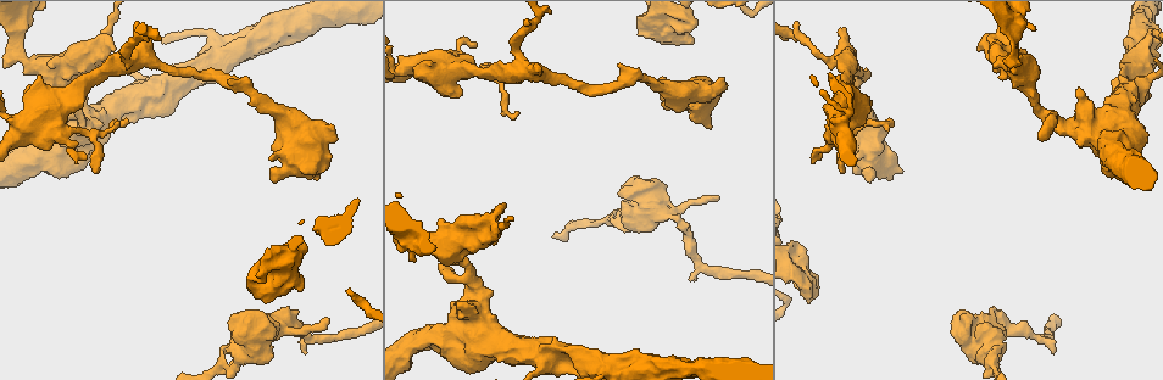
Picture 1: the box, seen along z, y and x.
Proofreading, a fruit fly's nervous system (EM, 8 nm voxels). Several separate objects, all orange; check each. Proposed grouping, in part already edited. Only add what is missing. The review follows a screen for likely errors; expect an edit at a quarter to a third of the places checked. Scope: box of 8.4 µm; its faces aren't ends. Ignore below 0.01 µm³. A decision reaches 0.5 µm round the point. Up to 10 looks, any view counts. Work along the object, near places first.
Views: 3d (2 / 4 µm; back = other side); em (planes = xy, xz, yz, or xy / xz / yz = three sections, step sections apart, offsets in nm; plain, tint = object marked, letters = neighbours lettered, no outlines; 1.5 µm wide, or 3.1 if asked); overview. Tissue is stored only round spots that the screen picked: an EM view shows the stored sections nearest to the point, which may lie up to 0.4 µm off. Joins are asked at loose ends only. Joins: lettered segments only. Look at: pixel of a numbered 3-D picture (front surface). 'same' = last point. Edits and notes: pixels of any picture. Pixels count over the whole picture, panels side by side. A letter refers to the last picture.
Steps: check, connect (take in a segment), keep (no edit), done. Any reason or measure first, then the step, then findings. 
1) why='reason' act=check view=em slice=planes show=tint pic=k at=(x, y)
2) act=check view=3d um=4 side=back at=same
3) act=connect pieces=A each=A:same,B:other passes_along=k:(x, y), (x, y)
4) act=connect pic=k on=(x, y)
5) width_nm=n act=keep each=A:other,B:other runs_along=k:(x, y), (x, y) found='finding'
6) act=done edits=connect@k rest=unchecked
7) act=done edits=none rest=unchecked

why='free end' act=check view=3d um=2 pic=1 at=(304, 353)

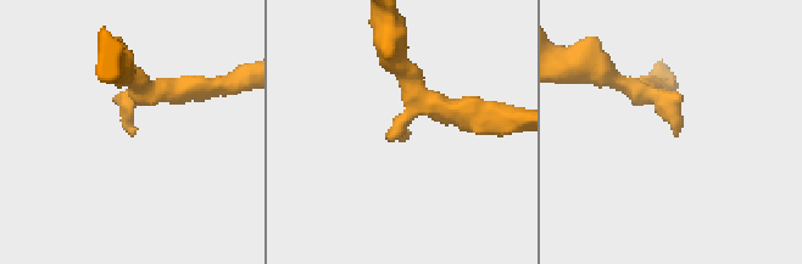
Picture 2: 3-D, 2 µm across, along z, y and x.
arm_widths_nm=190,240 act=check view=em slice=planes show=plain pic=2 at=(679, 132)

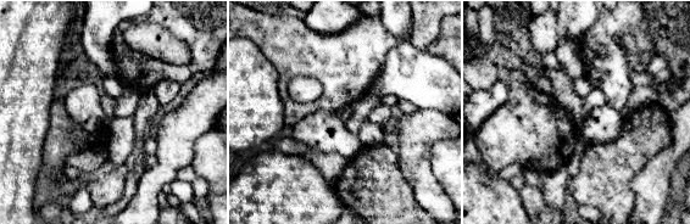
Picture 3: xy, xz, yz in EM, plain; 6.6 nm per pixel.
act=check view=em slice=planes show=letters at=same

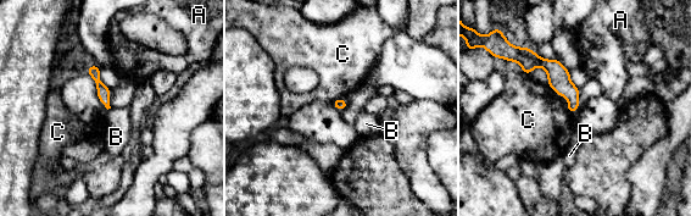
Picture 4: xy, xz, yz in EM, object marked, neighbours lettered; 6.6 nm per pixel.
longest_contact=C:60nm act=keep each=A:other,B:other,C:other found='no lettered segment goes on from it'

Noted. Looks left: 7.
why='free end' act=check view=em slice=planes show=letters pic=1 at=(692, 41)

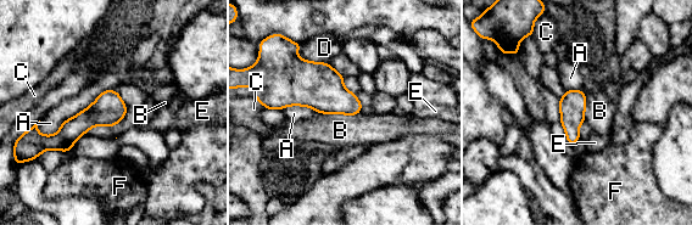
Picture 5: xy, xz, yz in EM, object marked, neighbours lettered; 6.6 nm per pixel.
longest_contact=A:600nm act=keep each=A:other,B:other,C:other,D:other,E:other,F:other border=5:(319, 112), (360, 113) found='none of them fits'

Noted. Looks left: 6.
why='an open end' act=check view=em slice=planes show=letters pic=1 at=(268, 360)

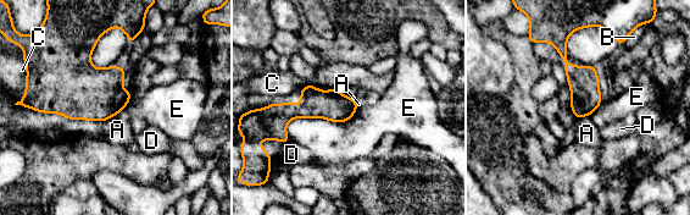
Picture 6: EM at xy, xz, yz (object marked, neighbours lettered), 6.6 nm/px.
act=keep each=A:other,B:other,C:other,D:other,E:other border=6:(123, 108), (104, 122) found='no lettered segment goes on from it'

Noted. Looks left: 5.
why='branch stops here' act=check view=3d um=4 pic=1 at=(333, 128)

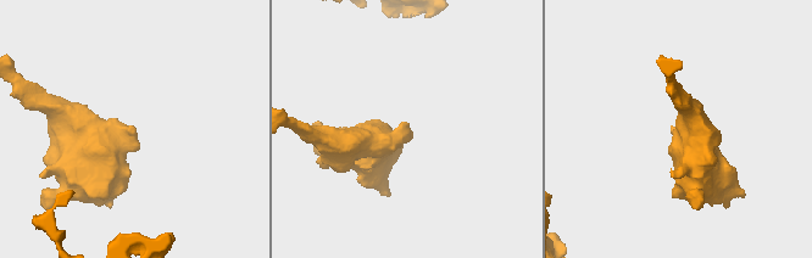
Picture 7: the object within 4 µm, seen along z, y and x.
act=check view=em slice=planes show=letters pic=7 at=(673, 128)

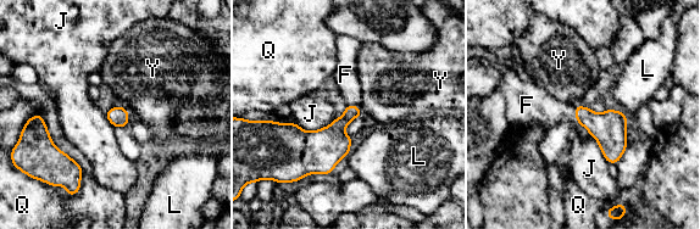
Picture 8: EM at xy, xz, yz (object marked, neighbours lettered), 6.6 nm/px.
act=connect pieces=F each=F:same,J:other,L:other,Q:other,Y:other found='it goes on there'

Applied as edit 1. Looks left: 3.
act=done edits=connect@8 rest=unchecked

